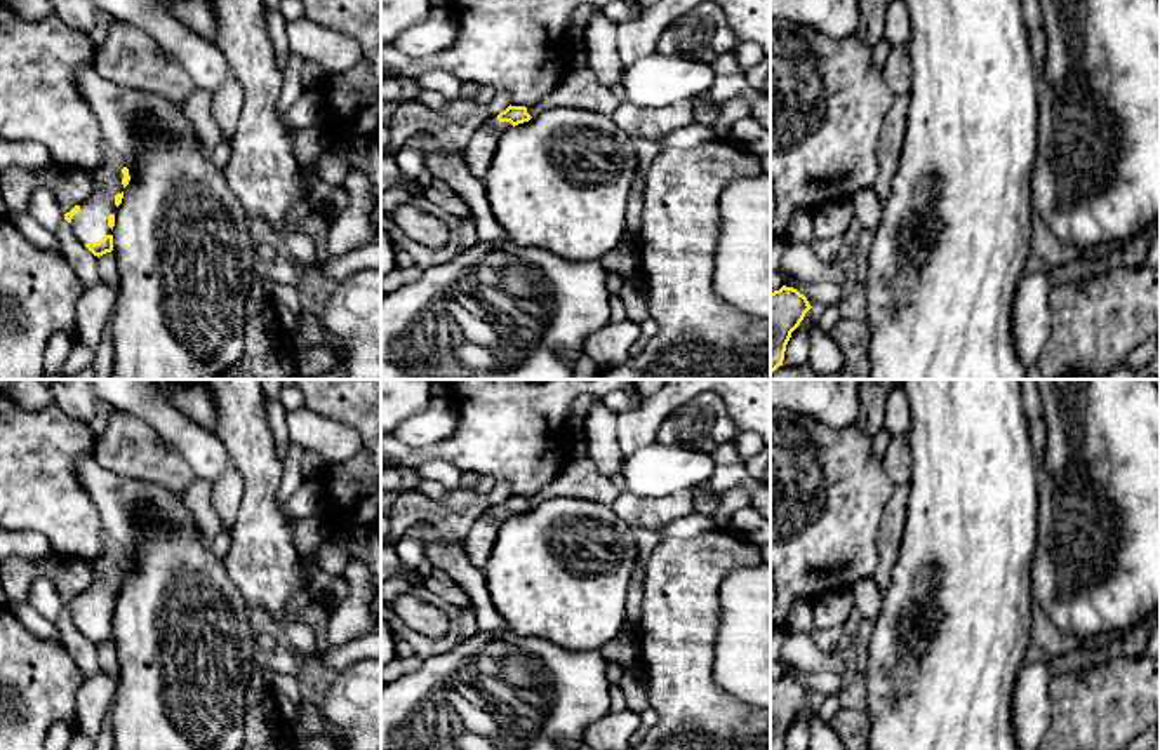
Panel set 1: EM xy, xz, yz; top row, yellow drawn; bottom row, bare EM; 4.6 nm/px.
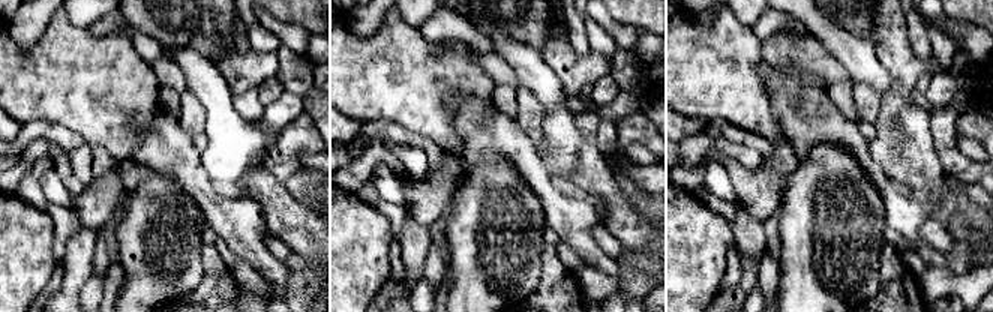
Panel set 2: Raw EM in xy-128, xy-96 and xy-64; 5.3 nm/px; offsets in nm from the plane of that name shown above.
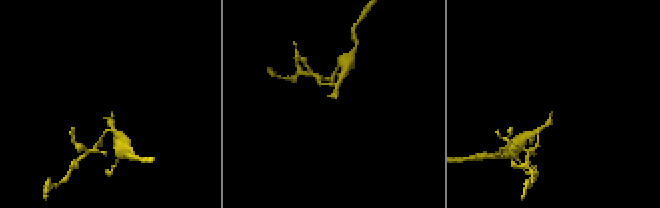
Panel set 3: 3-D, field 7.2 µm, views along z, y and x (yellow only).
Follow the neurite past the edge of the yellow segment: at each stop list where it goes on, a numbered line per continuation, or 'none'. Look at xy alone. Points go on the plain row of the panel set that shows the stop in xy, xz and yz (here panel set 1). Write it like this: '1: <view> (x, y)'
1: xy (91, 613)

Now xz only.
1: xz (484, 533)

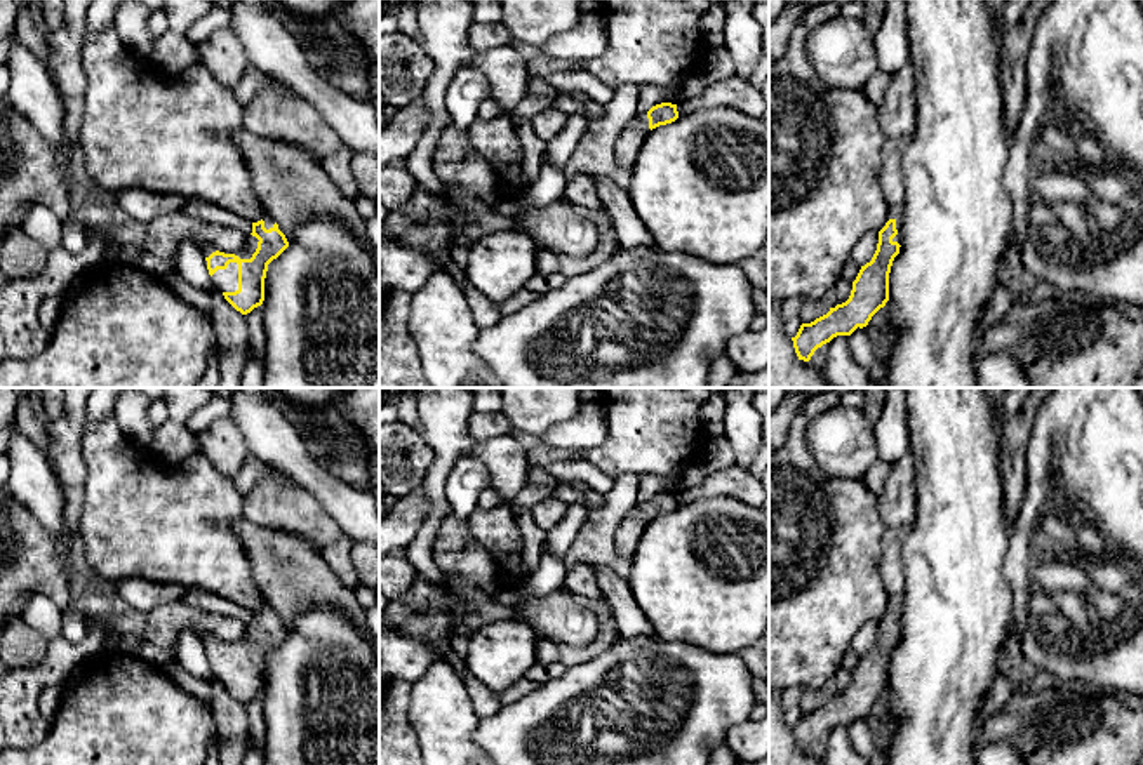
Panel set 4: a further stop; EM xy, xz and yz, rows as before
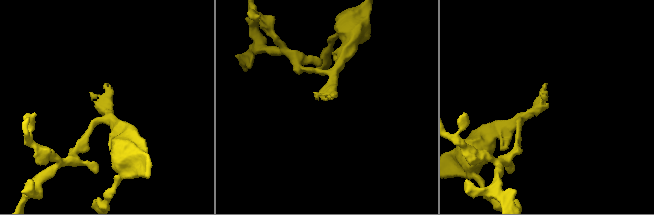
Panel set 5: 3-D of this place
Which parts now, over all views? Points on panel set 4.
1: xy (225, 670)

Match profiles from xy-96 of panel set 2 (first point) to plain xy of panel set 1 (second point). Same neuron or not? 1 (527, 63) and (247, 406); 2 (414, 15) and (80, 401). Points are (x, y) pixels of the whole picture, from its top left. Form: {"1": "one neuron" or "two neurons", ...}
{"1": "two neurons", "2": "one neuron"}

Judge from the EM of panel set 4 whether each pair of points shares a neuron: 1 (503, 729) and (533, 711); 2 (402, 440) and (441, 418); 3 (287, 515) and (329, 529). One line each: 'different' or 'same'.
1: same
2: different
3: same

